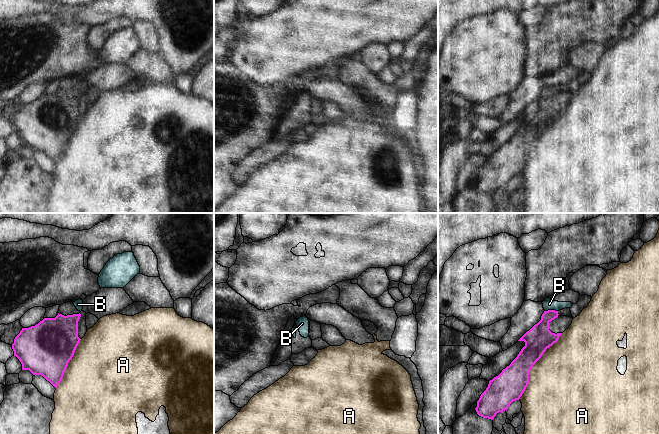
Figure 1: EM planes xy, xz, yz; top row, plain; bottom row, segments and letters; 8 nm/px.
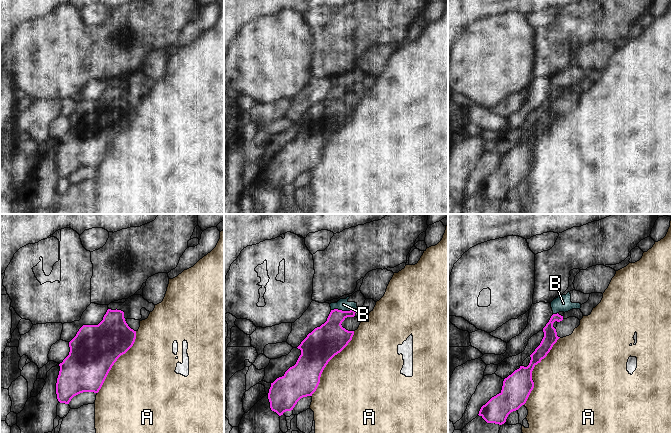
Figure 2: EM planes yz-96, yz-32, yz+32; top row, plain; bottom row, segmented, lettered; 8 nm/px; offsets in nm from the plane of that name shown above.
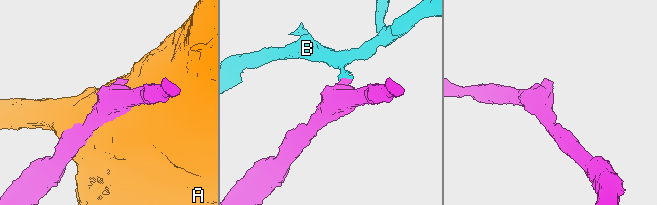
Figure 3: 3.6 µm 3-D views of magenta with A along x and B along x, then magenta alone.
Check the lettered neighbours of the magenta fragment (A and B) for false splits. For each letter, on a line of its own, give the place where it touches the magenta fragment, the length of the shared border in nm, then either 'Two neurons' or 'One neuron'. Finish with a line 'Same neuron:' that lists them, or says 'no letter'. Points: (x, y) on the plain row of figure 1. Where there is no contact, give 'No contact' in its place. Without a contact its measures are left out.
A: Touches magenta at yz (533, 140). Shared border 650 nm. Two neurons
B: Touches magenta at yz (551, 86). Shared border 100 nm. Two neurons
Same neuron: no letter.

